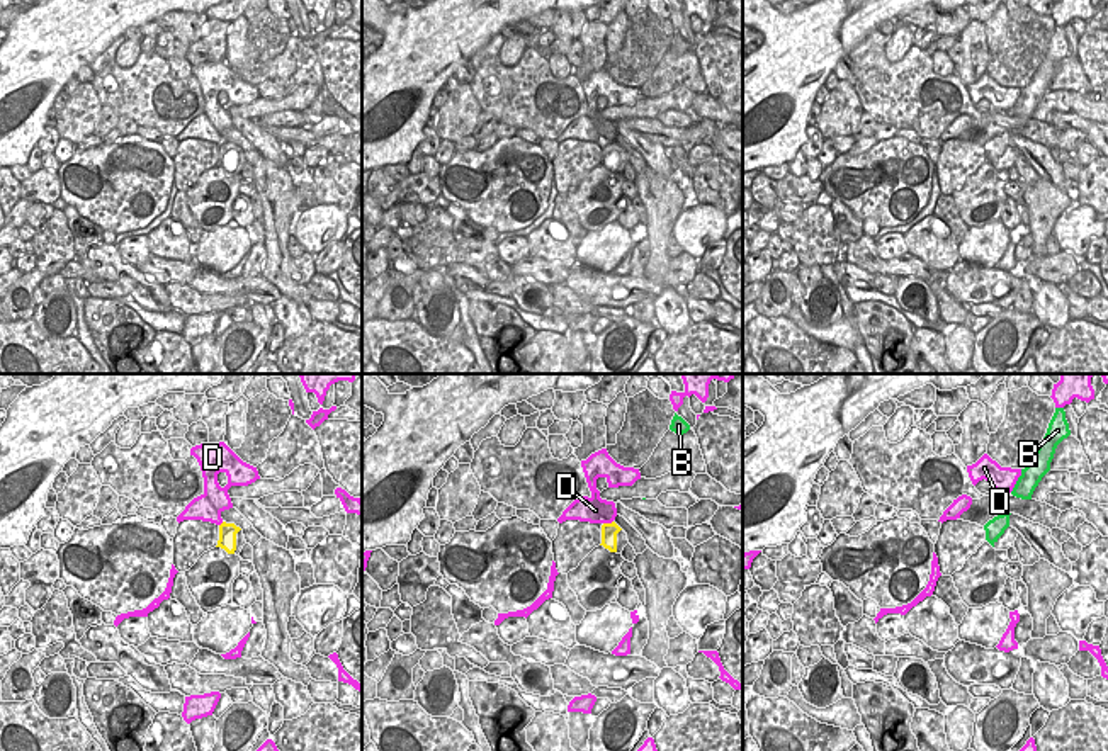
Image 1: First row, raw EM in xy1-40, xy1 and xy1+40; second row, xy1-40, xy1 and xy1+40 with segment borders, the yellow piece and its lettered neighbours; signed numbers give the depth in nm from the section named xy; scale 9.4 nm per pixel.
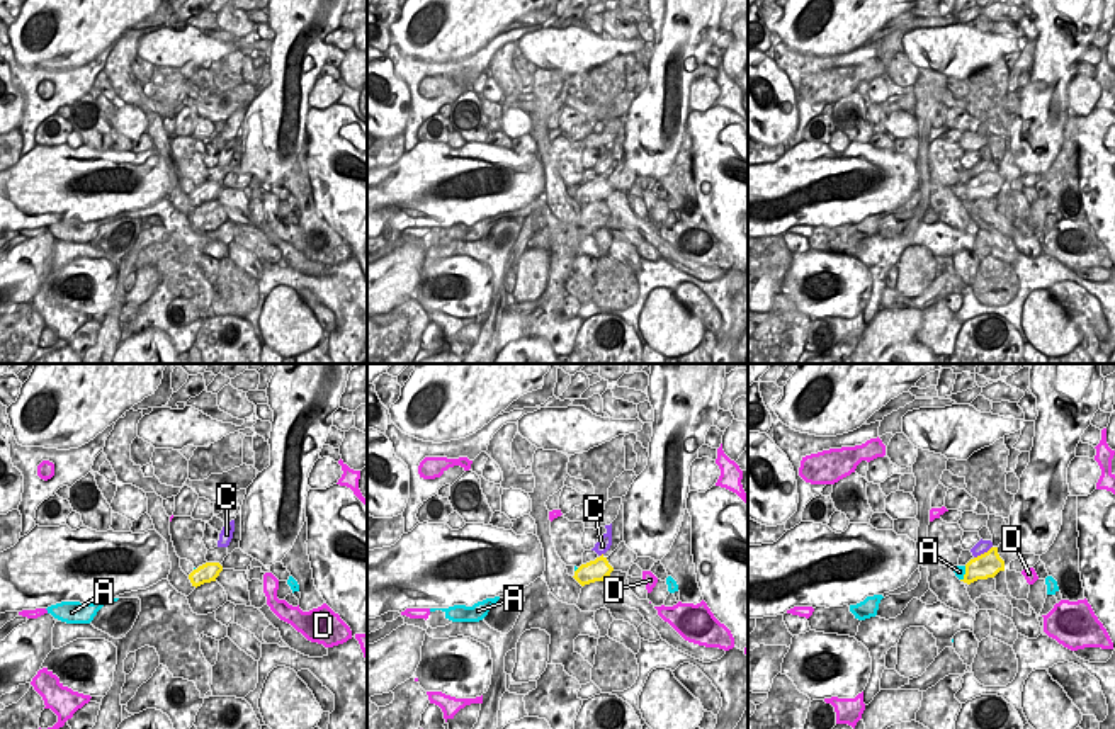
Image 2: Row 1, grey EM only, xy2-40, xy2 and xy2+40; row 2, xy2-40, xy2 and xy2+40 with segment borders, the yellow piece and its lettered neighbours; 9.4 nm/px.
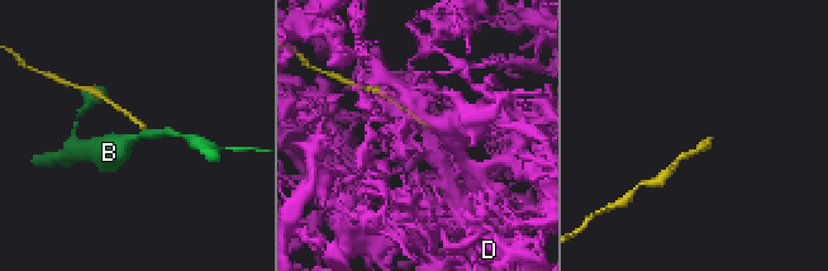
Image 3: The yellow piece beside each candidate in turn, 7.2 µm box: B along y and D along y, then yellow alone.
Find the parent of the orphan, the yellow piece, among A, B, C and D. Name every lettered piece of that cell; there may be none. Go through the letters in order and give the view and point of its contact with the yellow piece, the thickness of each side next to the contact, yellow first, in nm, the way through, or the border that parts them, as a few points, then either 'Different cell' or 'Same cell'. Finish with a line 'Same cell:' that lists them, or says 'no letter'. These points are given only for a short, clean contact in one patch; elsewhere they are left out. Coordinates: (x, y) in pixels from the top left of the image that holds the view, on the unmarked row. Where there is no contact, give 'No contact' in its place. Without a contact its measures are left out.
A: Touches yellow at xy2+40 (966, 192). Thickness 240 nm (yellow) against 100 nm. Boundary: xy2+40 (966, 186), (961, 199). Different cell
B: No contact. Different cell
C: Touches yellow at xy2+40 (984, 172). Thickness 240 nm (yellow) against 130 nm. Boundary: xy2+40 (991, 165), (974, 177). Different cell
D: Touches yellow at xy1 (607, 143). Thickness 160 nm (yellow) against 260 nm. Different cell
Same cell: no letter.

